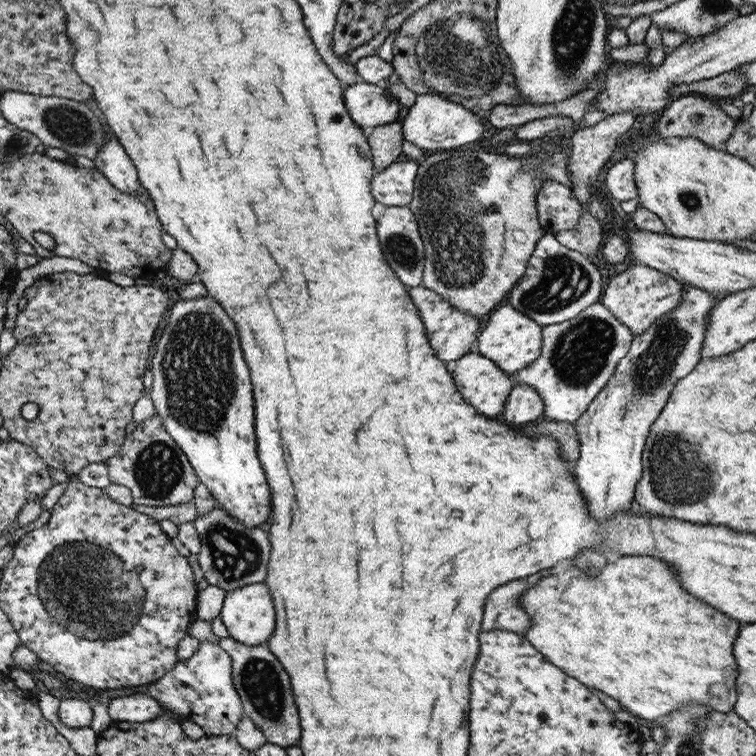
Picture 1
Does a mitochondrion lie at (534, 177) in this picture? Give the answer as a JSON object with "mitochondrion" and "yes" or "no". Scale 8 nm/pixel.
{"mitochondrion":"no"}

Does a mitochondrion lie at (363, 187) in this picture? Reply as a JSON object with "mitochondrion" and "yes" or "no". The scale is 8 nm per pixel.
{"mitochondrion":"no"}

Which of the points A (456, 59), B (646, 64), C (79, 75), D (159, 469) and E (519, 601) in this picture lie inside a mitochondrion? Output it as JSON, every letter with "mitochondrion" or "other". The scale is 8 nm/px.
{"A":"mitochondrion","B":"other","C":"other","D":"mitochondrion","E":"other"}

